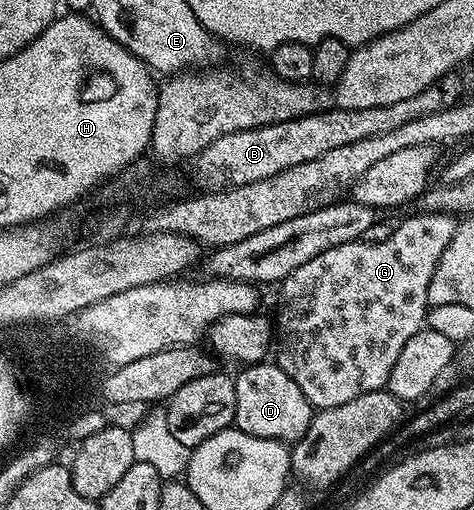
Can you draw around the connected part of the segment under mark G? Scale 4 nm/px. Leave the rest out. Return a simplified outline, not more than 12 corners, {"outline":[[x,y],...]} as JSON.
{"outline":[[420,211],[278,285],[312,409],[386,389],[457,220]]}

